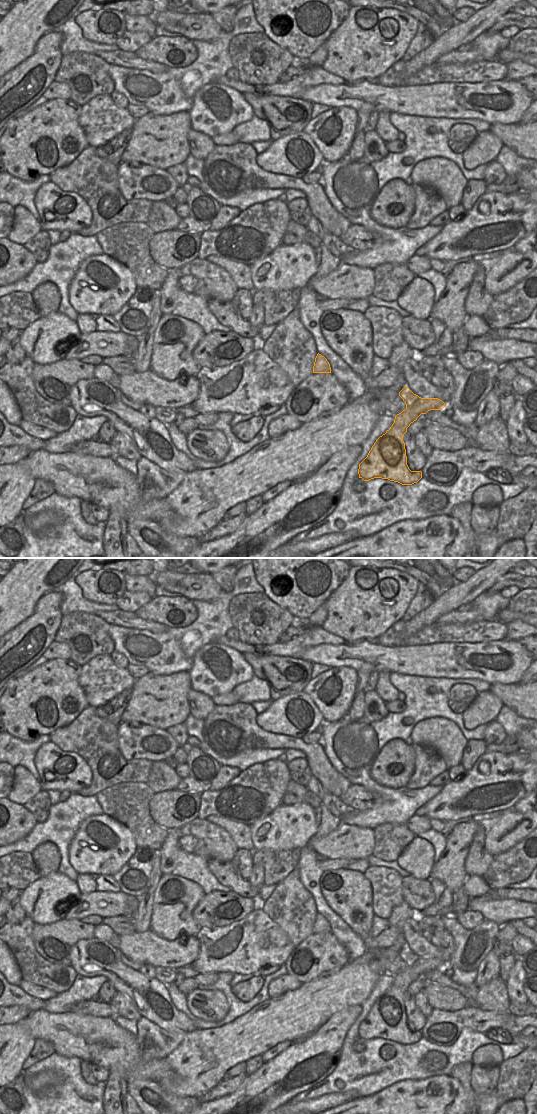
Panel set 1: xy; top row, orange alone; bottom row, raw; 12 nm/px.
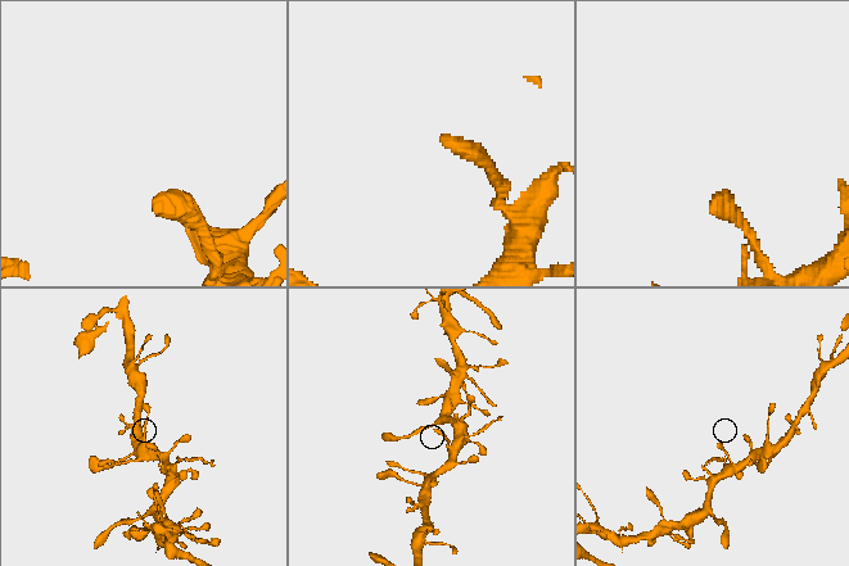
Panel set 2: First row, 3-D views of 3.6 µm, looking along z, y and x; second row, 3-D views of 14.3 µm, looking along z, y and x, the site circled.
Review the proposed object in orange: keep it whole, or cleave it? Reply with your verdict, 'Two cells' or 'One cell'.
Two cells

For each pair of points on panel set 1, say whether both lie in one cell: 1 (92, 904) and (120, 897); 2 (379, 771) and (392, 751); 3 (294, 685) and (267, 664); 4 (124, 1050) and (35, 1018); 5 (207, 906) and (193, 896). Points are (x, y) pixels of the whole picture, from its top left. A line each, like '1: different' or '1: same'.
1: same
2: same
3: same
4: same
5: different

